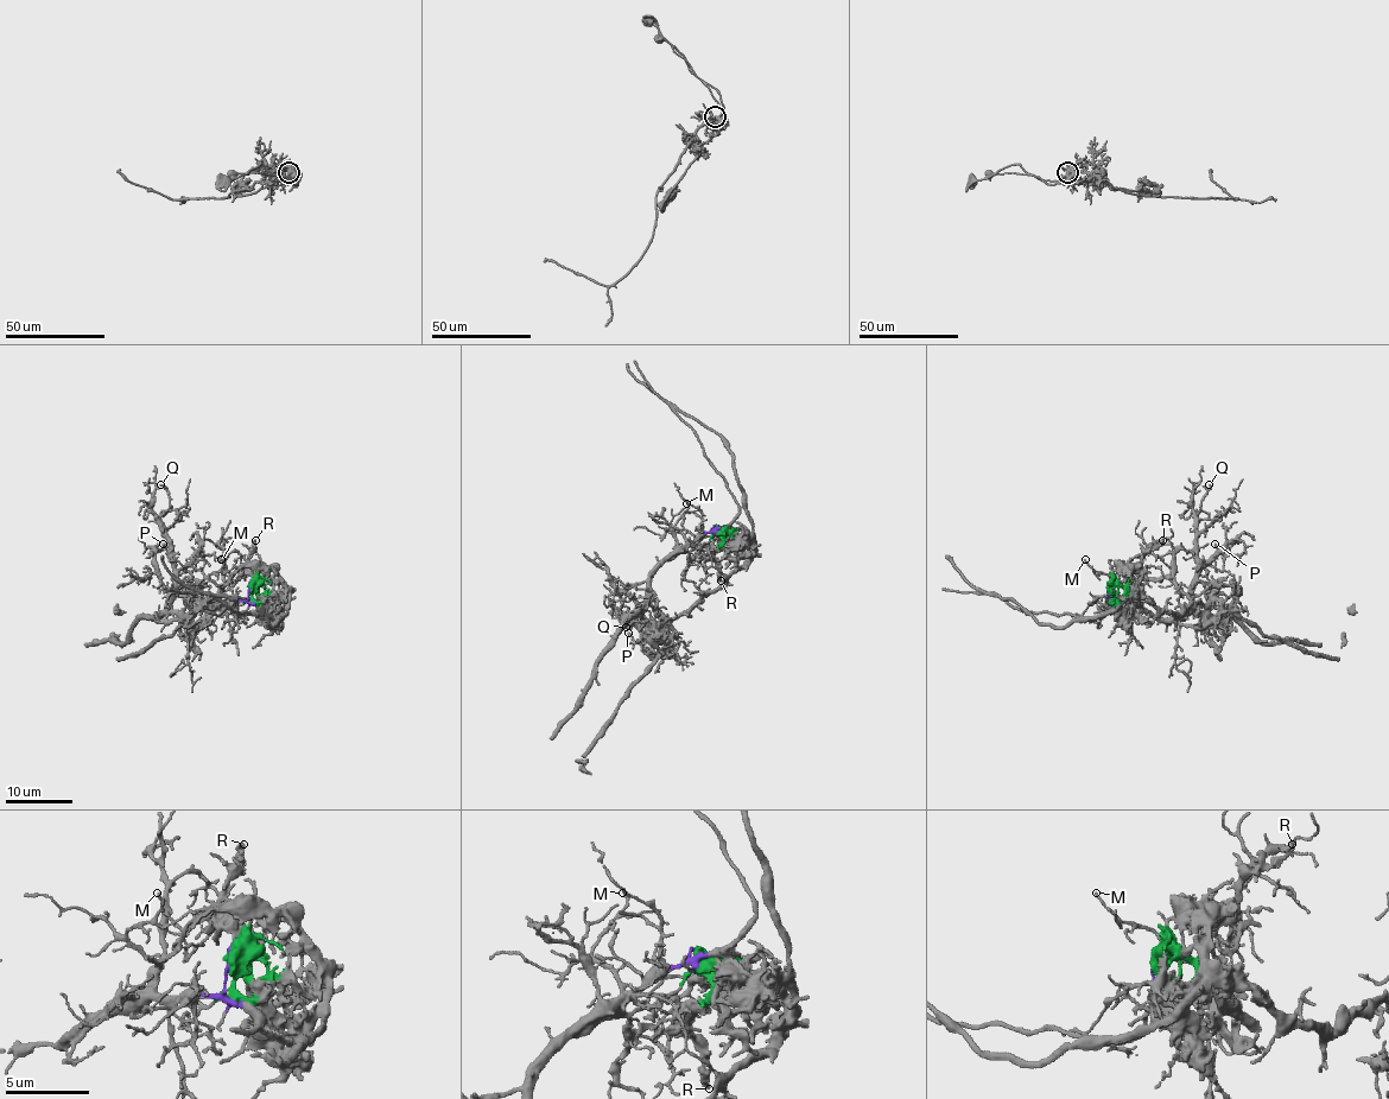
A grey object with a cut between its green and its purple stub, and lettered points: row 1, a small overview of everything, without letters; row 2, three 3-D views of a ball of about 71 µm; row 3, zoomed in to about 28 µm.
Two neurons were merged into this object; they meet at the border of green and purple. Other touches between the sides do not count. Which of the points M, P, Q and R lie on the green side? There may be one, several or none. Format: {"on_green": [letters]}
{"on_green": ["R"]}

